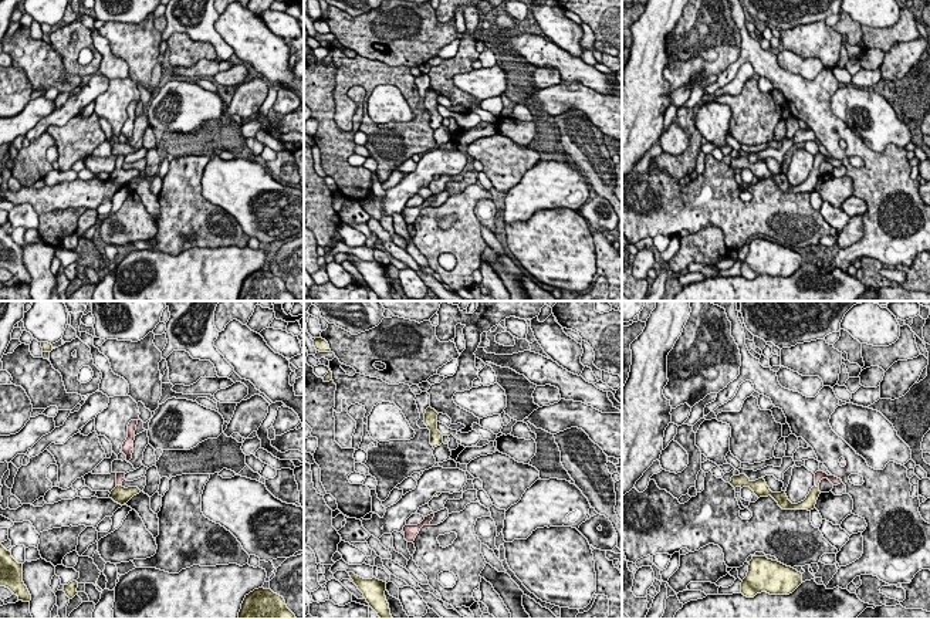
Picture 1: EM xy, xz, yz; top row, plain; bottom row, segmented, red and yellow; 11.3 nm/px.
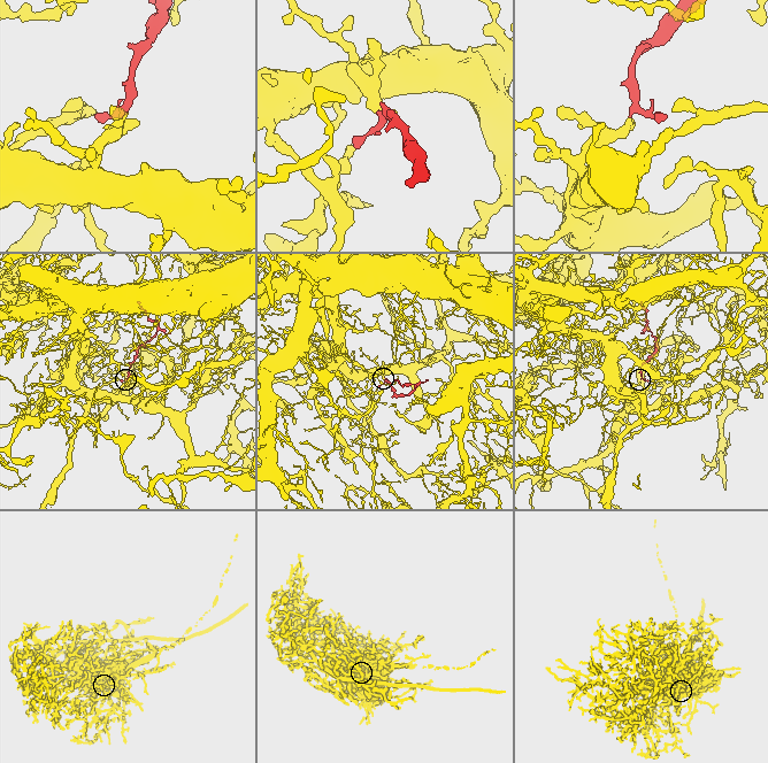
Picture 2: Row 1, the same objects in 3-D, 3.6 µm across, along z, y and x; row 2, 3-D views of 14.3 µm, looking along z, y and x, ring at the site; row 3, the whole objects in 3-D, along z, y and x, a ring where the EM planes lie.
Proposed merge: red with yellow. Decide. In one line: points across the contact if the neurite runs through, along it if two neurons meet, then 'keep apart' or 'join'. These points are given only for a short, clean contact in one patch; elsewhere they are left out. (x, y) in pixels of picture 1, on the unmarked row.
runs through xy (119, 158), (119, 166), (119, 176); join

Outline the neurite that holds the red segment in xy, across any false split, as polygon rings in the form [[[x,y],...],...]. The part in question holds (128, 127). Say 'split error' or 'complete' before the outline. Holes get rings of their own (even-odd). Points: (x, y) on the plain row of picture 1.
complete | [[[131,102],[128,106],[128,119],[122,126],[122,135],[126,138],[126,143],[129,145],[129,142],[132,141],[132,135],[133,135],[133,122],[135,122],[135,112],[136,112],[136,106],[138,102]]]

